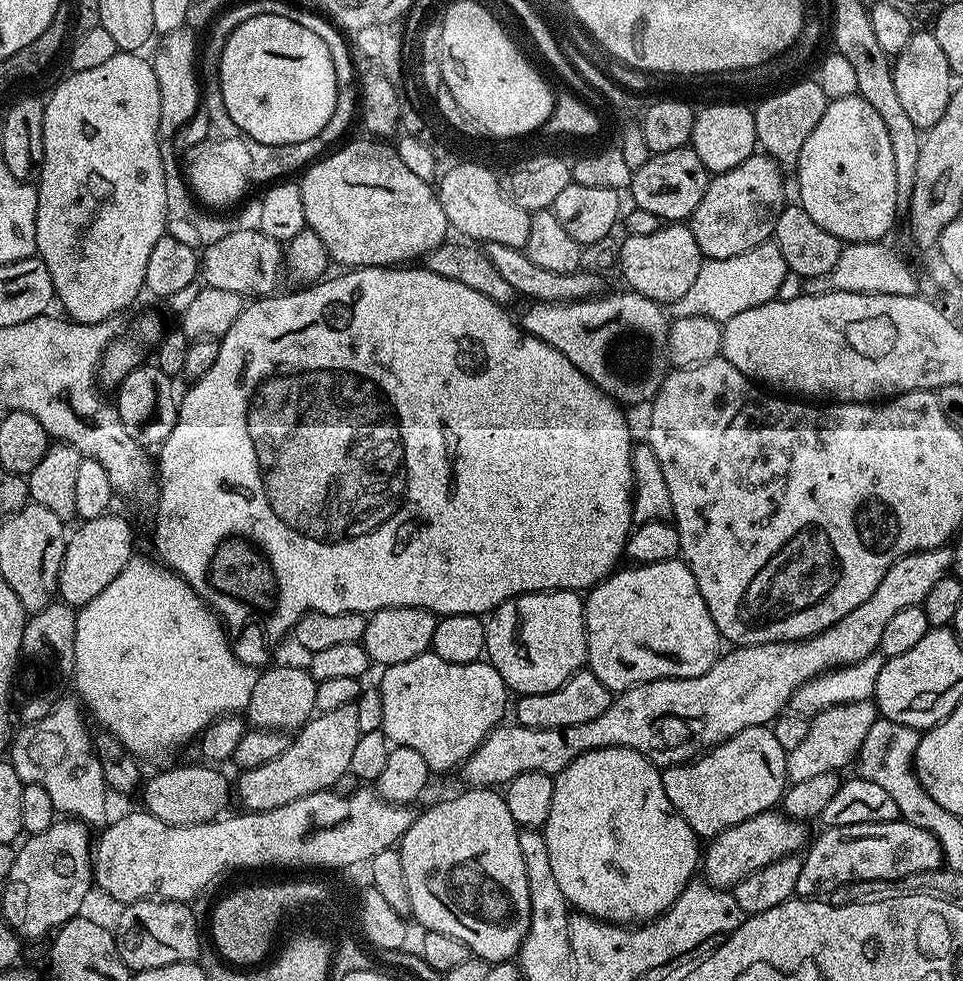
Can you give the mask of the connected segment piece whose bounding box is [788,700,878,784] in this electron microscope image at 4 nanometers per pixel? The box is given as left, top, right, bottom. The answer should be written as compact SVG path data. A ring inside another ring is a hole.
M862 700L857 704L839 704L827 708L824 712L815 713L811 717L806 738L792 752L788 753L788 779L791 783L803 782L805 778L814 778L817 774L827 772L839 773L848 763L855 761L860 754L862 738L866 738L866 730L878 718L875 703Z

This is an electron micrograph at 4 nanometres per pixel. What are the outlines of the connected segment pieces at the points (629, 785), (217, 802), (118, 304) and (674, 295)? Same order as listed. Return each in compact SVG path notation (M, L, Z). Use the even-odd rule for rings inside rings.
M629 748L590 750L586 754L574 758L574 762L570 762L570 766L566 766L561 772L556 773L552 781L554 798L550 798L550 814L546 818L542 831L546 838L546 850L550 850L550 866L554 870L554 878L558 881L562 894L566 894L569 905L577 913L592 916L596 920L606 920L609 924L636 926L641 922L656 919L665 910L671 908L672 903L682 894L684 887L697 875L698 865L702 860L702 848L696 845L698 837L692 827L678 814L678 810L674 810L670 798L666 798L666 790L662 786L660 774L661 769L657 765L651 764L640 752Z
M195 762L184 766L174 766L143 783L140 795L145 811L168 825L204 824L217 819L222 813L228 796L230 800L230 782L211 765Z
M117 51L114 58L109 58L107 62L102 62L102 66L94 66L94 70L82 70L81 72L72 72L68 77L57 86L52 92L52 97L47 97L44 106L44 161L40 167L40 175L38 177L38 214L36 215L36 250L41 260L43 260L46 270L50 270L50 278L56 287L55 299L58 304L65 308L67 319L77 324L100 324L104 320L112 320L115 312L120 312L123 308L128 308L136 299L139 298L140 292L145 291L144 279L146 278L146 262L150 259L151 252L154 251L154 245L157 244L158 238L166 235L168 221L170 219L170 209L167 204L167 196L169 192L166 190L166 178L163 174L163 162L165 157L160 154L160 143L162 137L160 127L158 126L158 118L160 117L160 99L158 98L158 78L154 78L154 70L151 63L147 59L143 60L143 55L133 54L131 52Z
M672 222L661 226L654 234L625 235L623 239L619 241L618 272L624 275L624 280L628 283L625 285L631 291L655 300L661 306L670 306L682 298L682 294L690 290L694 278L698 278L702 257L698 242L694 242L694 234L687 223Z

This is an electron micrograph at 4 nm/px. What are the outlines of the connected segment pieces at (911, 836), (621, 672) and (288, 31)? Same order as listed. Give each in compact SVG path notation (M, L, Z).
M905 820L825 827L823 831L813 844L811 841L807 845L803 853L797 897L820 898L838 886L855 880L897 880L910 874L934 870L944 864L942 846L938 846L938 840Z
M677 558L627 567L613 571L584 600L584 628L588 632L586 664L598 682L607 686L609 692L619 694L648 680L685 680L706 674L721 655L722 637L718 626L714 626L714 618L710 618L710 610L706 610L706 598L702 598L702 590L698 590L698 582L694 582L688 565Z
M260 16L260 20L248 20L232 40L228 40L227 50L222 50L224 63L224 96L219 103L226 114L233 119L238 130L247 133L252 140L260 143L281 144L291 140L304 140L304 136L314 138L330 122L338 98L338 82L334 78L334 61L328 60L324 44L288 24L288 20L276 20L276 16Z

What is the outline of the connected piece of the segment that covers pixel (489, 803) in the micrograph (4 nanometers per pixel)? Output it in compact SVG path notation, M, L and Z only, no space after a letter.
M469 787L468 792L460 792L449 800L440 800L432 804L424 813L417 815L412 821L410 830L401 838L398 851L402 858L402 871L406 874L406 890L410 890L411 915L421 924L421 929L450 934L450 938L458 938L458 942L466 942L473 956L489 962L508 962L519 953L522 942L526 938L526 930L530 926L530 890L526 887L526 866L522 863L522 853L518 847L520 828L514 822L510 810L506 806L503 795L491 787Z

